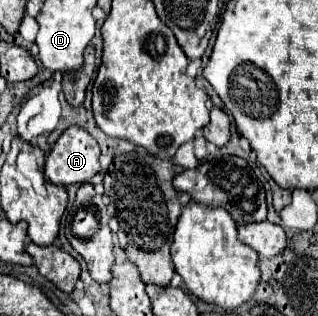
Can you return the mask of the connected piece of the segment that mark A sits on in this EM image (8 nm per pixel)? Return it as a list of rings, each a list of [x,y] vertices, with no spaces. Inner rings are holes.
[[[82,127],[66,129],[46,157],[44,177],[56,185],[88,183],[100,169],[100,147]]]

